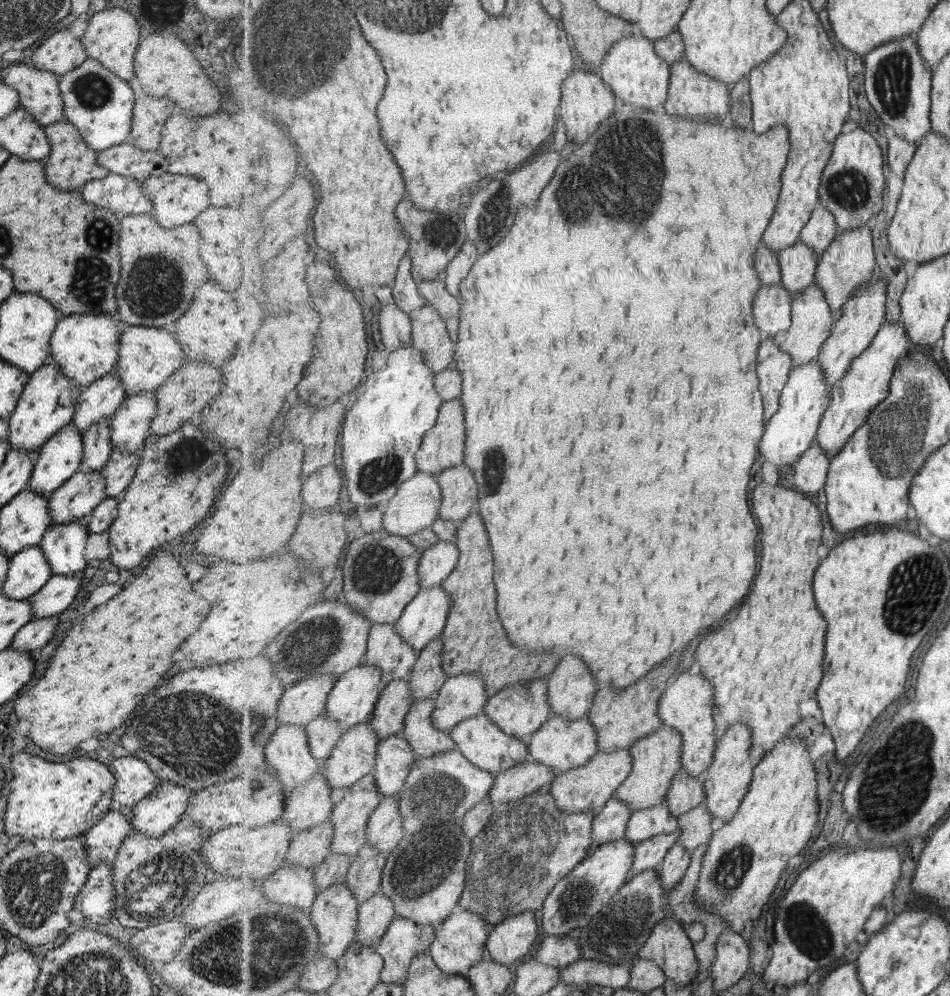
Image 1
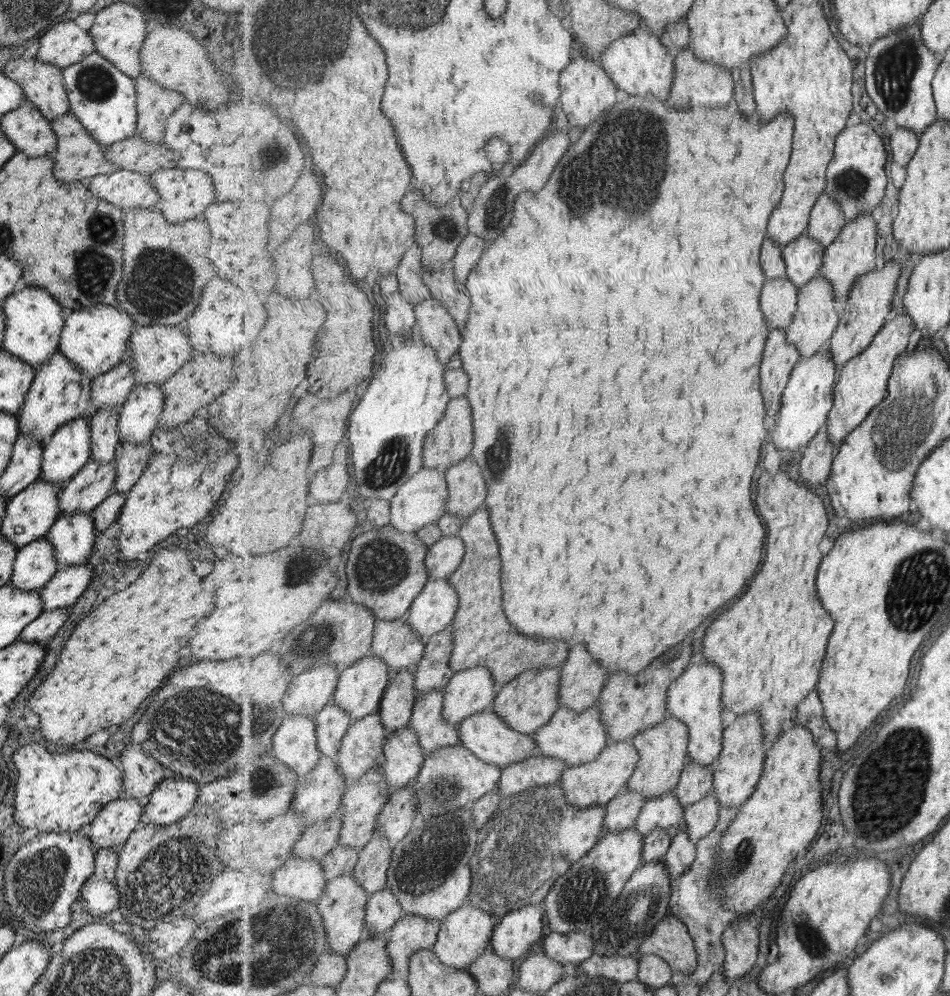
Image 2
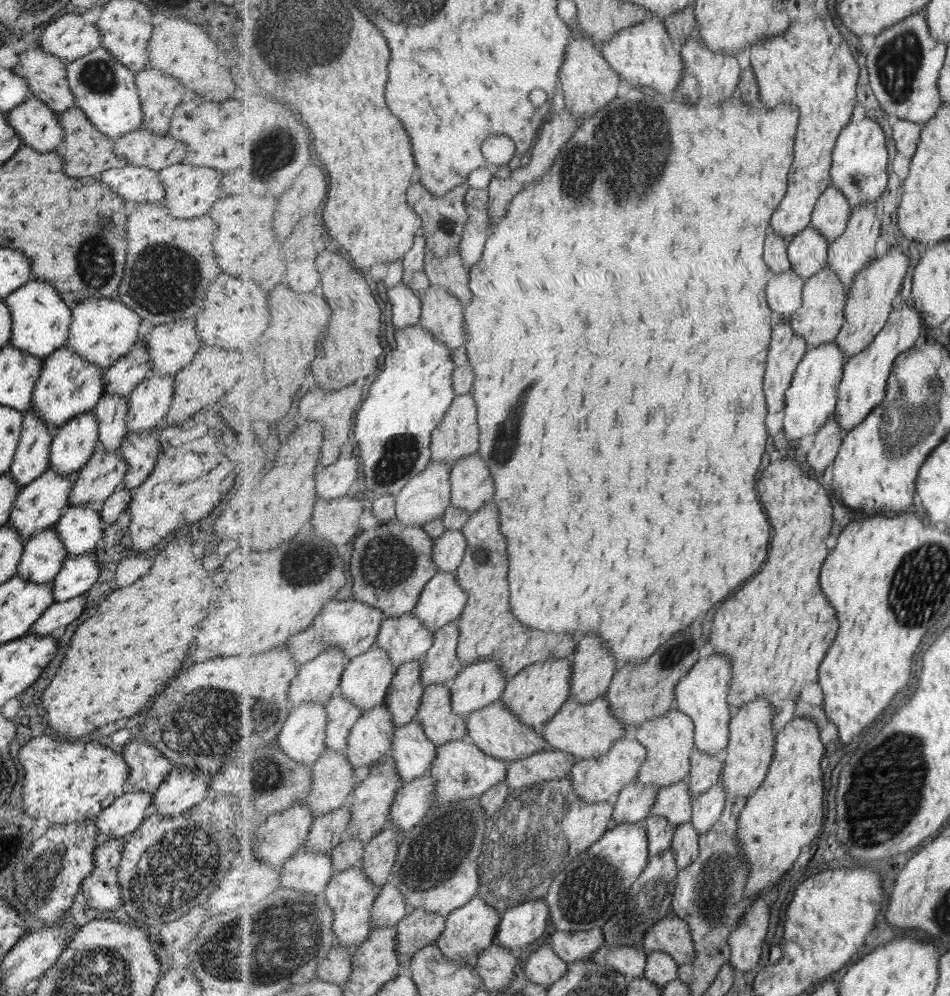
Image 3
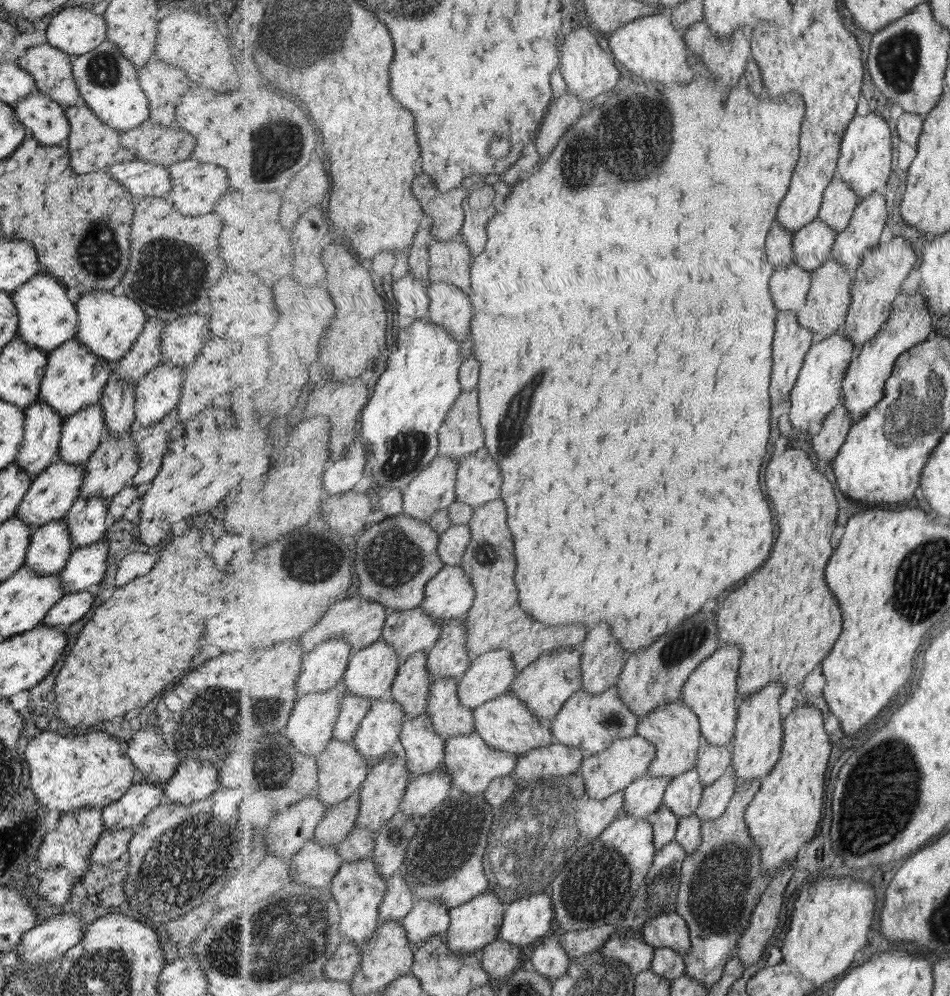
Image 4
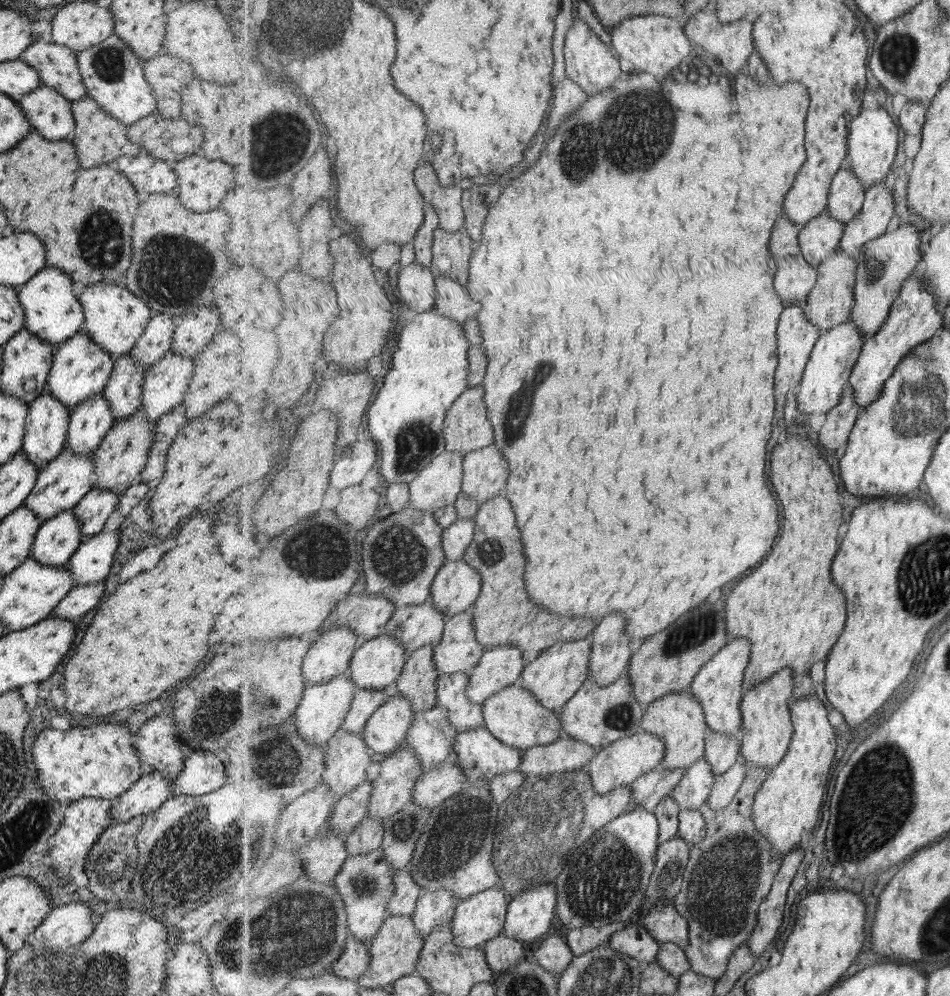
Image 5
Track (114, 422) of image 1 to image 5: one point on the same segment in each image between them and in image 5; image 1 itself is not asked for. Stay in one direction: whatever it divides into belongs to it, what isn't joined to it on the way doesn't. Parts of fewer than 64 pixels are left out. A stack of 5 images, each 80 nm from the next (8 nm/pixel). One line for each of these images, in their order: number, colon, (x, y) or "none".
2: (138, 414)
3: (148, 402)
4: (156, 393)
5: (164, 385)

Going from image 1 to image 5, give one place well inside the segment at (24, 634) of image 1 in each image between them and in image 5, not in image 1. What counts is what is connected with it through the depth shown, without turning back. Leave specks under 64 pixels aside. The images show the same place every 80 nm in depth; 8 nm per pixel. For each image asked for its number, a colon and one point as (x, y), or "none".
2: (41, 629)
3: (59, 614)
4: (70, 607)
5: (80, 599)

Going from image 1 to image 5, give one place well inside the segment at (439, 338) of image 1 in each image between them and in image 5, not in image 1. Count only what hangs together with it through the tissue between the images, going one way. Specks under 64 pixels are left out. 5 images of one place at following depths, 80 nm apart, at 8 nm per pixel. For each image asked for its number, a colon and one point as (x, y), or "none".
2: (438, 328)
3: (443, 314)
4: (451, 307)
5: (453, 299)

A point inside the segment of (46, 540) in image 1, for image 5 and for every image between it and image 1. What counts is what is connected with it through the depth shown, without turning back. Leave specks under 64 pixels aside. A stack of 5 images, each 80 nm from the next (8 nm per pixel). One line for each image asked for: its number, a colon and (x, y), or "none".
2: (71, 536)
3: (79, 528)
4: (84, 520)
5: (91, 511)

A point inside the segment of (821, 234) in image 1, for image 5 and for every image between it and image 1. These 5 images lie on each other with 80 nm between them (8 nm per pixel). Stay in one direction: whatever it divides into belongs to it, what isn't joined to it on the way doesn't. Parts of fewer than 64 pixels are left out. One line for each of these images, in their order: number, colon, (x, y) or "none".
2: (828, 219)
3: (833, 211)
4: (840, 201)
5: (847, 195)

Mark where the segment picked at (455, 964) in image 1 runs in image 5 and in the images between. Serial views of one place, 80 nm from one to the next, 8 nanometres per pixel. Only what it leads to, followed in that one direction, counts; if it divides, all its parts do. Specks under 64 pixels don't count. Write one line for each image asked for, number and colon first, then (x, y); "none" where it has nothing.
2: (465, 935)
3: (471, 929)
4: (474, 925)
5: (480, 918)

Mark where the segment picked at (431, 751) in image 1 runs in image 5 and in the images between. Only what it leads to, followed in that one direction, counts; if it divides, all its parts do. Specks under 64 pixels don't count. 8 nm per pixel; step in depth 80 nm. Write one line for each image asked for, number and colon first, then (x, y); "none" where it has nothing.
2: (428, 720)
3: (441, 723)
4: (450, 718)
5: (465, 714)

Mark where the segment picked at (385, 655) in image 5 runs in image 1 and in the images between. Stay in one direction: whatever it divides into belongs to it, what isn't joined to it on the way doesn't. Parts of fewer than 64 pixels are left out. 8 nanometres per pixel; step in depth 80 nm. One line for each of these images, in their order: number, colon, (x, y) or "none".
1: (354, 698)
2: (362, 686)
3: (366, 681)
4: (371, 672)

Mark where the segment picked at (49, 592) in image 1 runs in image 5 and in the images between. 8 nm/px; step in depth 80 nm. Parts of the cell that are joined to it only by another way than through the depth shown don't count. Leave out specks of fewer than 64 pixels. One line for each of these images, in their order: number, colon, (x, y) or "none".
2: (67, 584)
3: (77, 574)
4: (84, 569)
5: (90, 562)

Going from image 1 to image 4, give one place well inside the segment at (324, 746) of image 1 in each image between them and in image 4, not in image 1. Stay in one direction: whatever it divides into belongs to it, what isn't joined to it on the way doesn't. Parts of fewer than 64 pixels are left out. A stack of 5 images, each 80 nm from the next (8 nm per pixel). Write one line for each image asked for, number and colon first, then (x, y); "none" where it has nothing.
2: (333, 722)
3: (343, 713)
4: (354, 709)

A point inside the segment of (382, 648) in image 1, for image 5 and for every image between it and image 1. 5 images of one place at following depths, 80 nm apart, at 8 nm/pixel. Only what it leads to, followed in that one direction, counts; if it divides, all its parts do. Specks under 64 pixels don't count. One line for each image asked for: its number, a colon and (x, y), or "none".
2: (395, 641)
3: (407, 638)
4: (411, 631)
5: (418, 625)

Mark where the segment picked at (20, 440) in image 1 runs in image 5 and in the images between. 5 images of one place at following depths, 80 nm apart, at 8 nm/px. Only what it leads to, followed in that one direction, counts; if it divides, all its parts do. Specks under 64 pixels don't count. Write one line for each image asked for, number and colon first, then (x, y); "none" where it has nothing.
2: (59, 392)
3: (67, 385)
4: (73, 378)
5: (79, 369)

